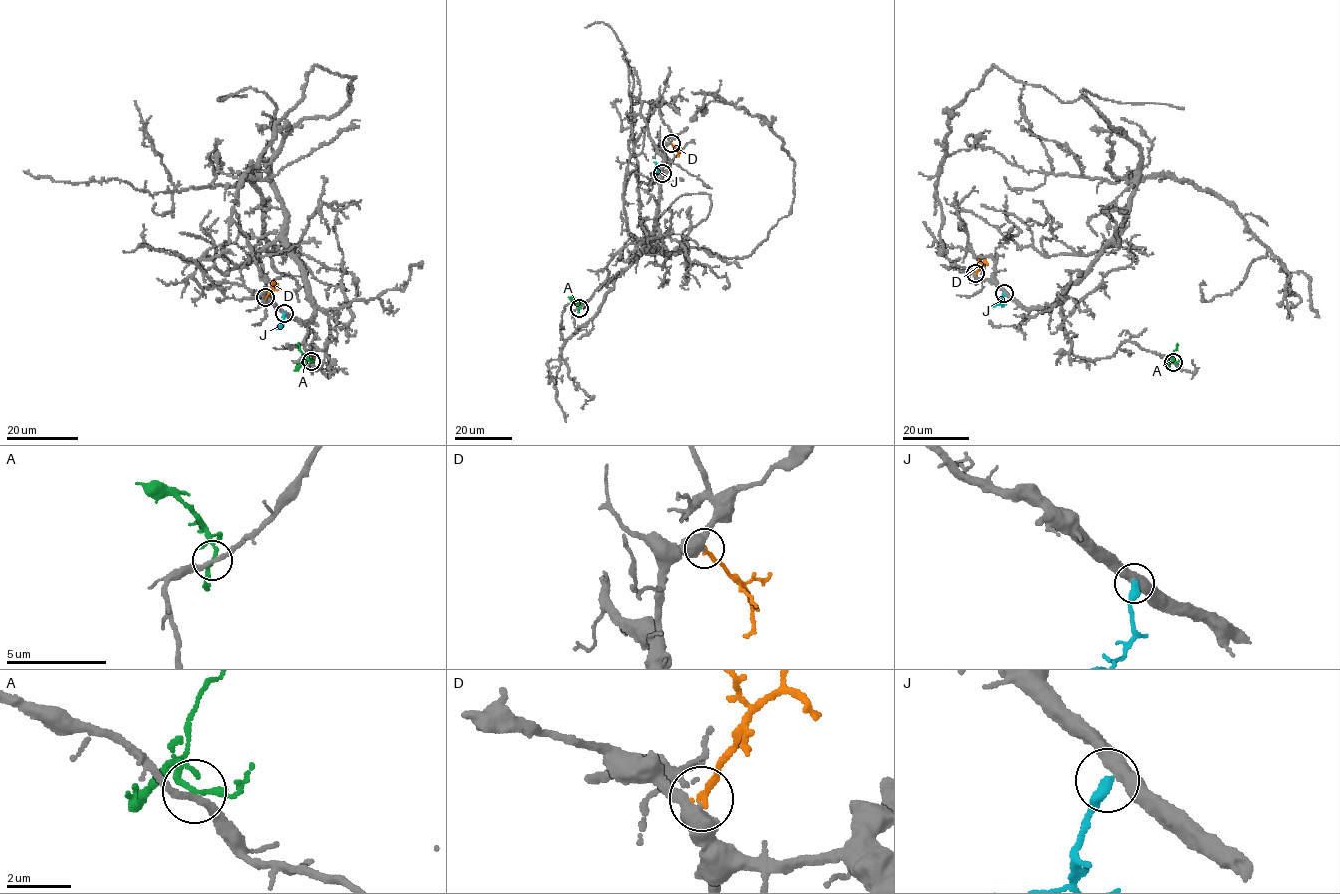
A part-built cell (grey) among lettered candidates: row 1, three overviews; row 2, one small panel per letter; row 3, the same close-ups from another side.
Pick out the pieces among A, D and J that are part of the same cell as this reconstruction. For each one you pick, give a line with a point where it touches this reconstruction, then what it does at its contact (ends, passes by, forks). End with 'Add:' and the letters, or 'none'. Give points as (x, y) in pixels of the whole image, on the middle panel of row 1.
Add: none

